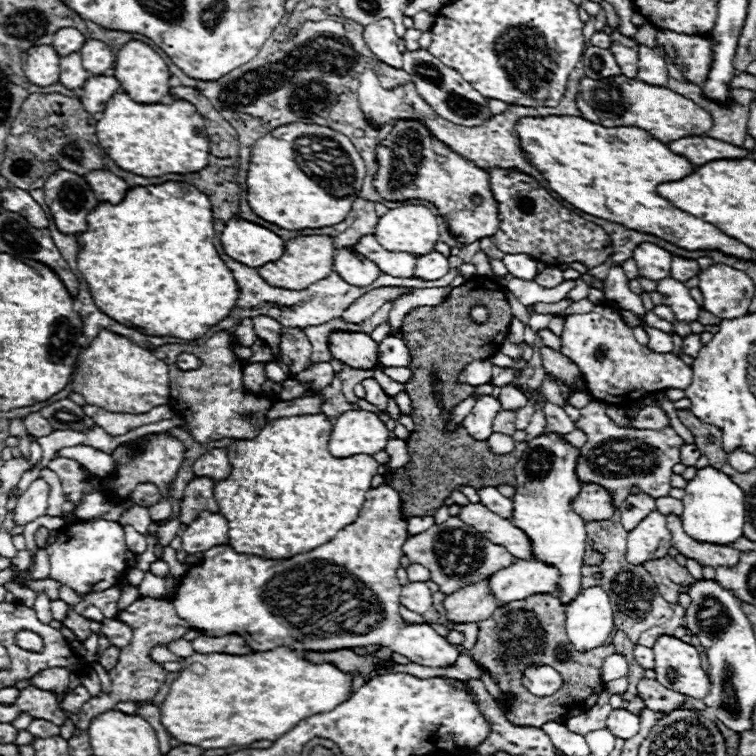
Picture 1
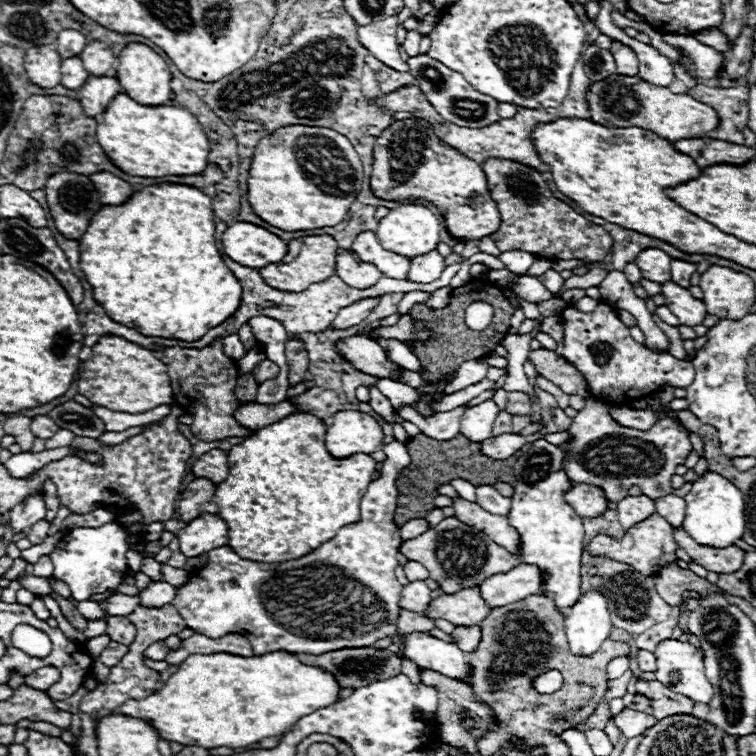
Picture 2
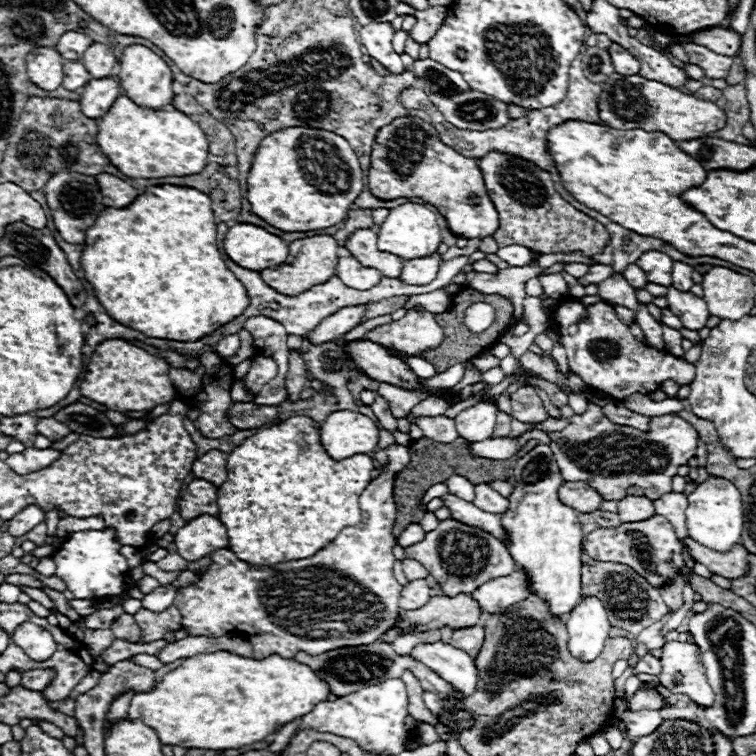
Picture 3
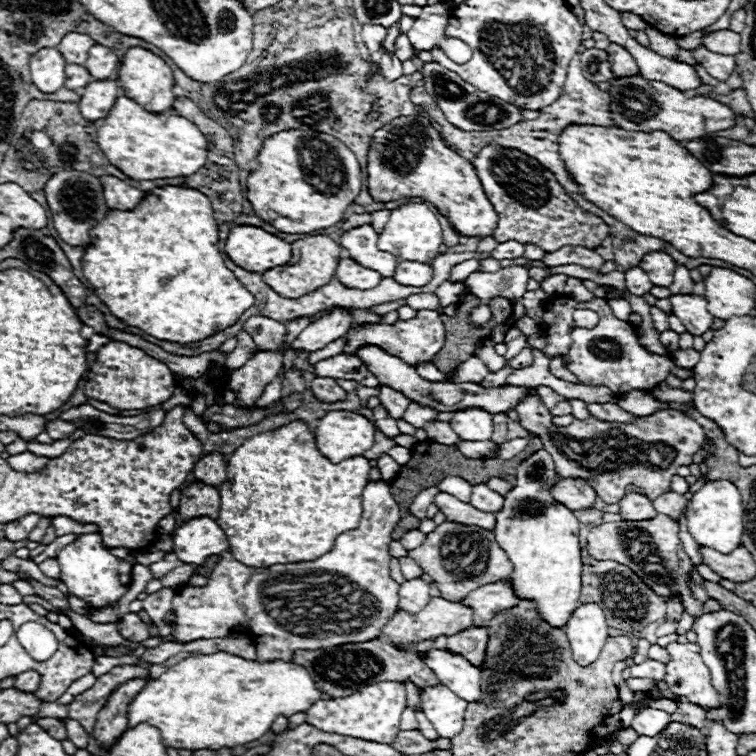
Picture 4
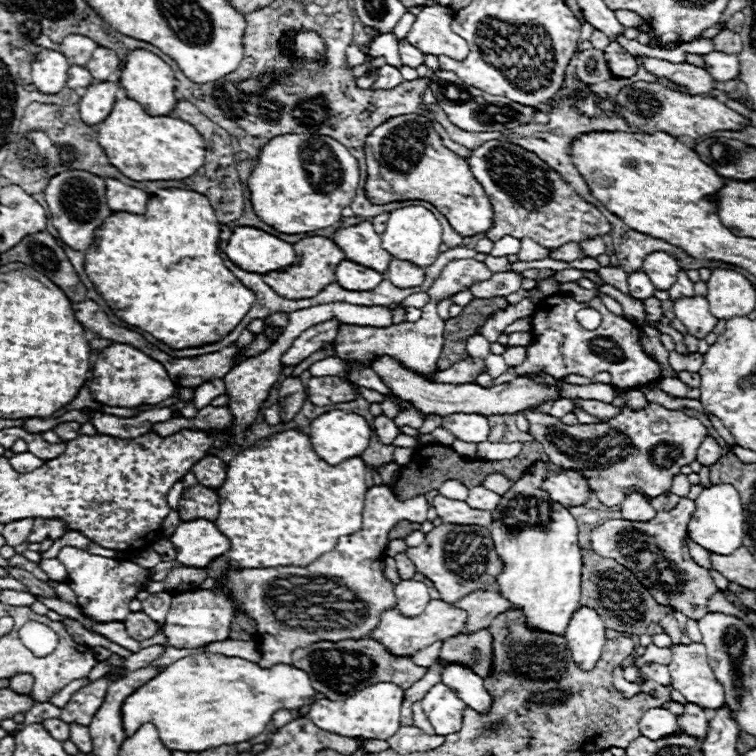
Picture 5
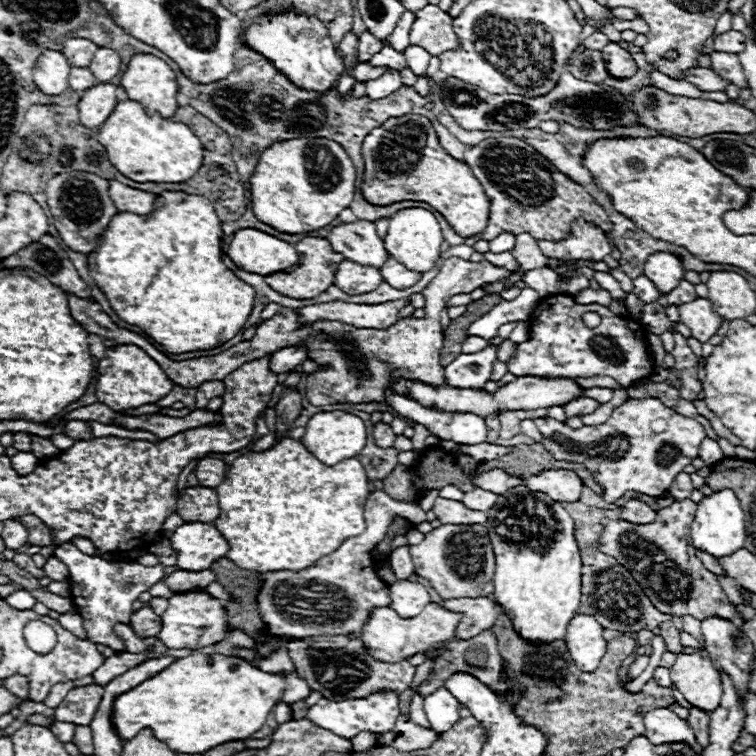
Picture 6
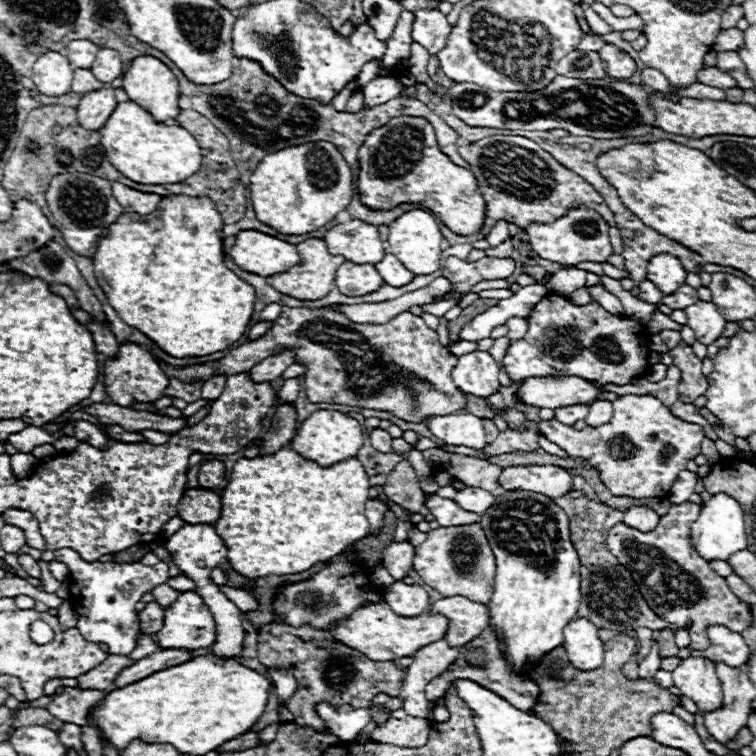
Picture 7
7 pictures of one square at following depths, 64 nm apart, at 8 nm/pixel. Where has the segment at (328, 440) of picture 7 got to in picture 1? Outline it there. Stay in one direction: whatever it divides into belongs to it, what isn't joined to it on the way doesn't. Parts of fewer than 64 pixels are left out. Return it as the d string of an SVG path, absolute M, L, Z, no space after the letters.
M350 410L334 420L334 432L330 432L328 450L342 458L352 454L376 454L384 450L388 442L388 430L380 418L366 410Z

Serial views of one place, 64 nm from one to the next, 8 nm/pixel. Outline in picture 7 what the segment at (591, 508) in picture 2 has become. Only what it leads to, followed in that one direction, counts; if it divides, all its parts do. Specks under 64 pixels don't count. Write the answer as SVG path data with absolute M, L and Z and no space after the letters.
M508 466L502 468L498 484L506 492L528 490L554 498L570 492L572 478L564 468L558 466Z

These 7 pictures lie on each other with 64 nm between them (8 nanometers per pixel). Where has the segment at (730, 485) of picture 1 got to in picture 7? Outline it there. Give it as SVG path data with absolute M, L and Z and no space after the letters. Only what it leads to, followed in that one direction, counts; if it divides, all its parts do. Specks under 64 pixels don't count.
M714 494L706 504L702 504L700 516L692 526L692 544L698 554L706 560L726 560L738 550L746 550L746 530L744 512L740 504L728 494Z

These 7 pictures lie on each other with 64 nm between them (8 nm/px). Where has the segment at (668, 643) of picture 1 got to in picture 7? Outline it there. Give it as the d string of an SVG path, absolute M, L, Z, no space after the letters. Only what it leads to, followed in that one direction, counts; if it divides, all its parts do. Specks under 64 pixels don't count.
M686 658L672 672L674 686L694 700L702 712L712 712L722 706L722 684L708 658Z

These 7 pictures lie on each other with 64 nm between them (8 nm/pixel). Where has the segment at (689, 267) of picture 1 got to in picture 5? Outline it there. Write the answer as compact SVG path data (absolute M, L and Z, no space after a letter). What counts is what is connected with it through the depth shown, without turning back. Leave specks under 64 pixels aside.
M684 270L678 272L678 280L676 286L670 288L670 300L678 300L678 298L692 298L694 296L694 282L690 282L690 278L686 276Z

